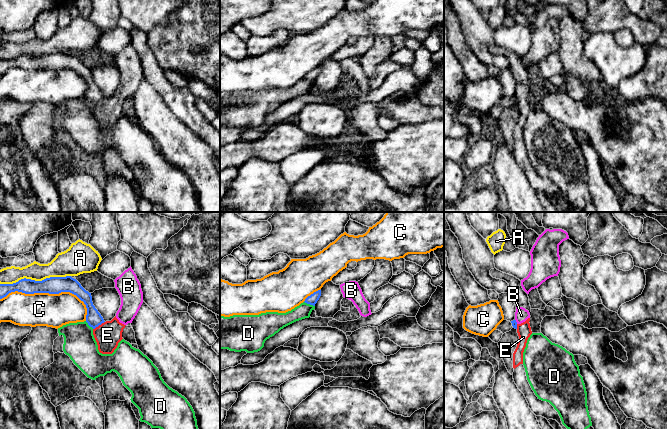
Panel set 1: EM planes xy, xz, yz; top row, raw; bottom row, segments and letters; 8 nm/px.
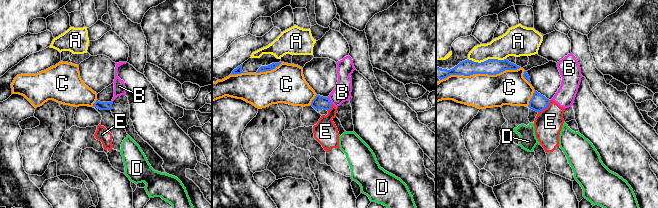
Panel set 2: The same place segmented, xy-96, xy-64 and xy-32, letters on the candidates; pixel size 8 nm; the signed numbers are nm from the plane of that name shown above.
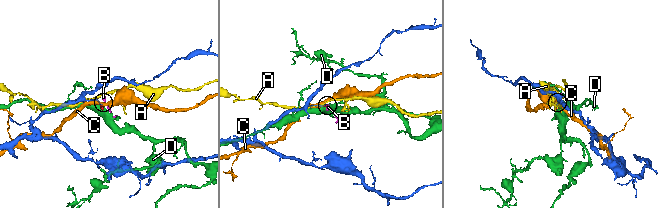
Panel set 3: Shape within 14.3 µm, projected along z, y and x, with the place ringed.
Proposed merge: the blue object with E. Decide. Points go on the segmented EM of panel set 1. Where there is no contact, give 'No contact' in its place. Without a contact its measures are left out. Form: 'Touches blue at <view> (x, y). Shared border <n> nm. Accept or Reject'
Touches blue at xy (98, 325). Shared border 120 nm. Reject

